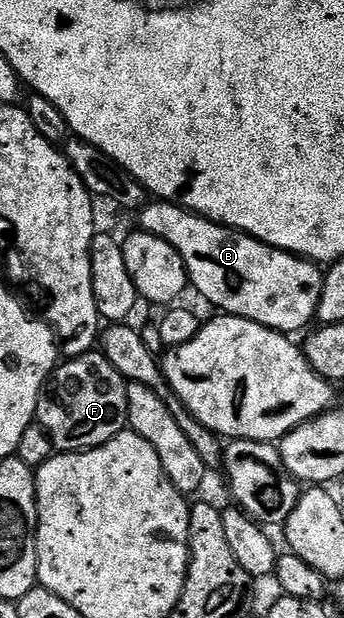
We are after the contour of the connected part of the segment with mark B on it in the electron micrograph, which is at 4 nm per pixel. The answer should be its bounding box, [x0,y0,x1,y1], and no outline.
[137,202,324,333]

